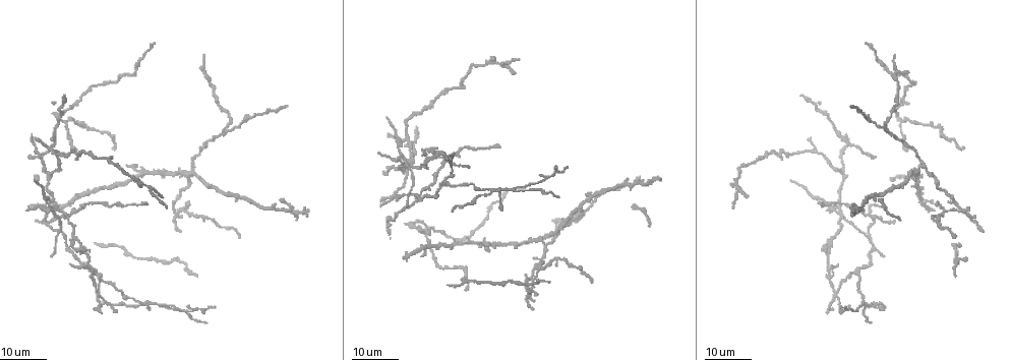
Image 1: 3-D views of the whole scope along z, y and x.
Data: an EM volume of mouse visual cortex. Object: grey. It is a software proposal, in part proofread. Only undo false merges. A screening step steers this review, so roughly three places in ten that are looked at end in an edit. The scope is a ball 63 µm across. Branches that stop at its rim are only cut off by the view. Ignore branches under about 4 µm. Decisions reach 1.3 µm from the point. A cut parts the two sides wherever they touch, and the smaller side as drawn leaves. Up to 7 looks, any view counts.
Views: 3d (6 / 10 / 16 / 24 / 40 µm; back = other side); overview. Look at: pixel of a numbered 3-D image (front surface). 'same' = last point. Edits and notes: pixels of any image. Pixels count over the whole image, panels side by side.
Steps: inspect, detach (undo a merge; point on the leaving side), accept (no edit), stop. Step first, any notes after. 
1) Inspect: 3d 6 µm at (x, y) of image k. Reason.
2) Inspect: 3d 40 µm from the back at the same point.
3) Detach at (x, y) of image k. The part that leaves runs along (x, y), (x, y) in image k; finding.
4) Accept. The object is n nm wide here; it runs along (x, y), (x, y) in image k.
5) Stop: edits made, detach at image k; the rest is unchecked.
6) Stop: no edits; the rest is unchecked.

Inspect: 3d 16 µm at (404, 139) of image 1. Four or more arms meet.

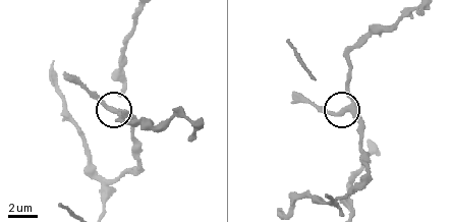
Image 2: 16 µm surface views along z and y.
Inspect: 3d 6 µm at (114, 111) of image 2.

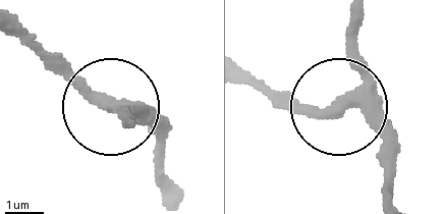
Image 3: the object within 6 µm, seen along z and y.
Accept. 4 arms meet here; it runs along (391, 197), (388, 148), (369, 118), (300, 109), (265, 90) in image 3; all the same cell.

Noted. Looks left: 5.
Inspect: 3d 24 µm at (51, 172) of image 1. Branch point.

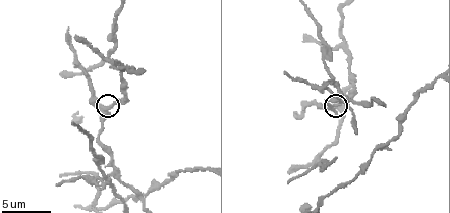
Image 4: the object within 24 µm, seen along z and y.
Inspect: 3d 10 µm at (104, 108) of image 4.

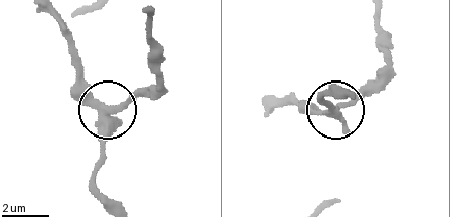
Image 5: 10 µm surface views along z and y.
Accept. 3 arms meet here; one cell here.

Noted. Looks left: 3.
Inspect: 3d 10 µm at (336, 189) of image 4. Three-way junction.

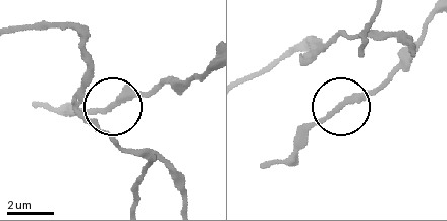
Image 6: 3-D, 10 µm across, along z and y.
Accept. It runs along (124, 148), (86, 118), (154, 85) in image 6; continuous, no second cell.

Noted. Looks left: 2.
Inspect: 3d 24 µm at (140, 171) of image 1.

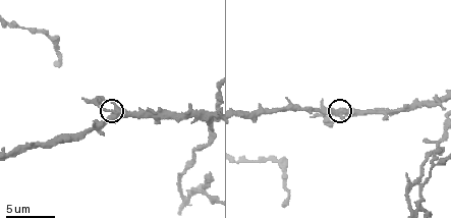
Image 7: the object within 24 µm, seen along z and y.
Inspect: 3d 6 µm at (114, 109) of image 7.

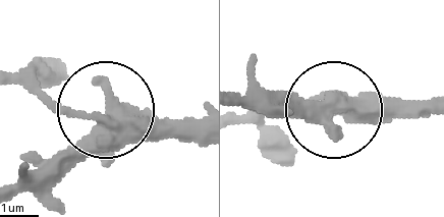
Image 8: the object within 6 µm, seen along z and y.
Accept. It runs along (245, 100), (431, 109) in image 8; one cell here.

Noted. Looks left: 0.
Stop: no edits; the rest is unchecked.

